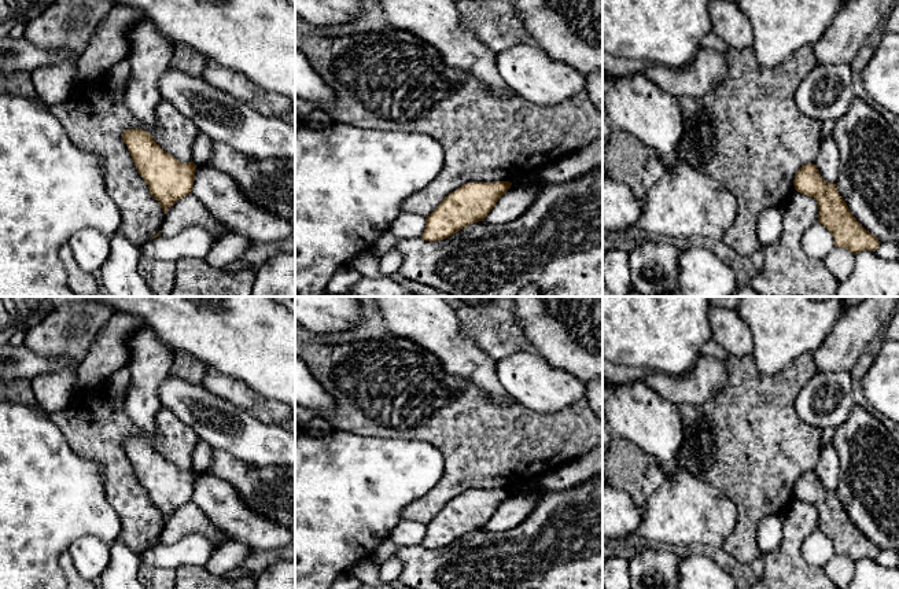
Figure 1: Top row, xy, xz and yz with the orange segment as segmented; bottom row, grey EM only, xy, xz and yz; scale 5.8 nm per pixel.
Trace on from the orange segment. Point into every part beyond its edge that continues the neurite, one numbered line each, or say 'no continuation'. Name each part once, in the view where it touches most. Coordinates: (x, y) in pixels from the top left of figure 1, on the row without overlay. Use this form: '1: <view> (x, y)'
no continuation

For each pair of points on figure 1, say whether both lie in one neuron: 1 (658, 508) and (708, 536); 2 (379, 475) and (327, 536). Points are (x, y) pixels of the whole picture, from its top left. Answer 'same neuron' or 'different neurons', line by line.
1: same neuron
2: same neuron

